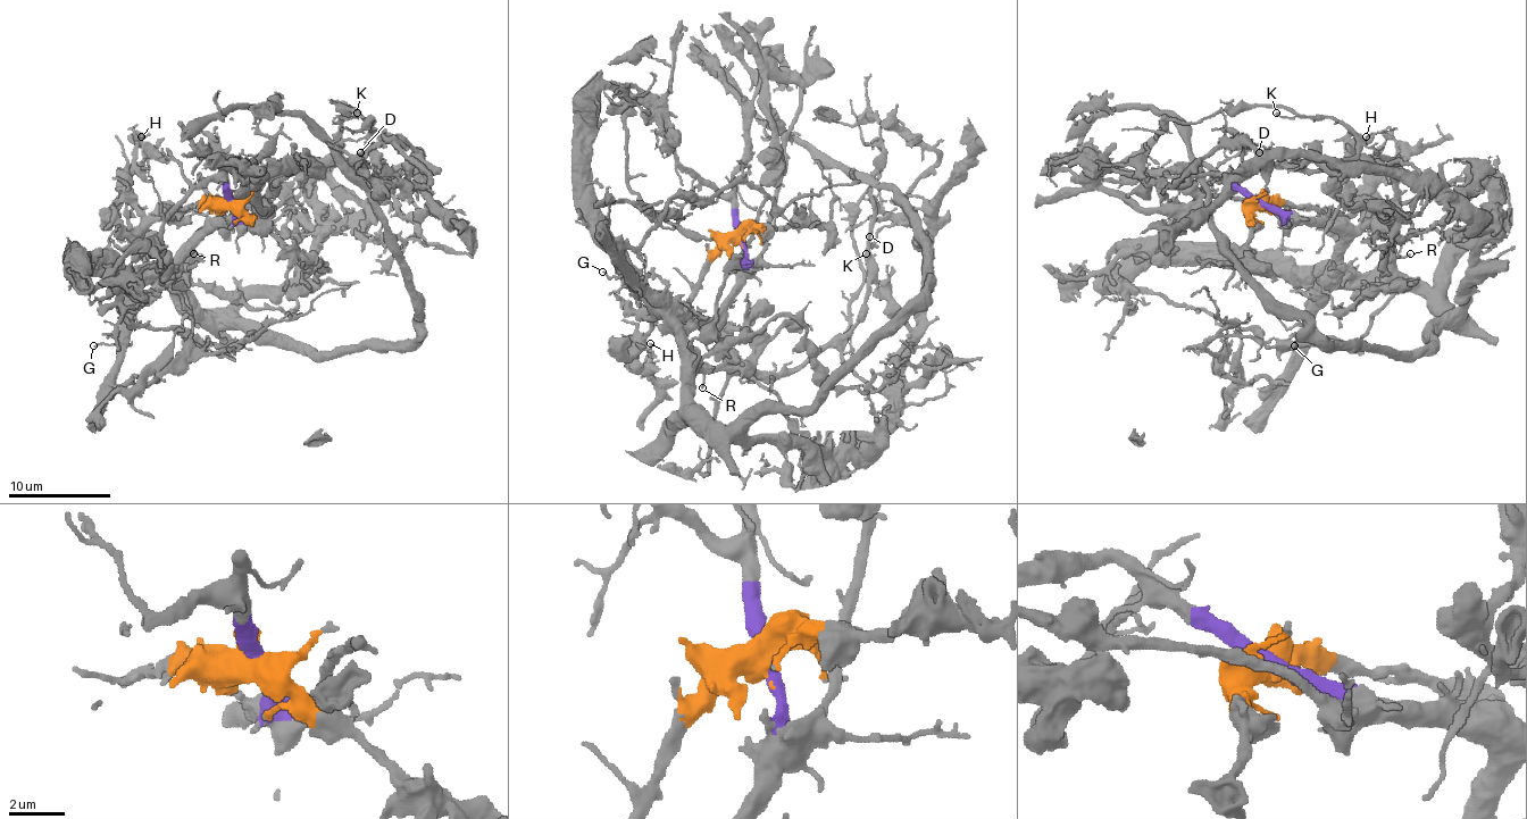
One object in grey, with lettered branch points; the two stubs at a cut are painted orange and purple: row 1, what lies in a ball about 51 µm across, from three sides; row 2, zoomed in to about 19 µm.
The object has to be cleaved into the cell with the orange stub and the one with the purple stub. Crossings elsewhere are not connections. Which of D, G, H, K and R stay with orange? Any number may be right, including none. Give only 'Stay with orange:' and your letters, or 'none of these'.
Stay with orange: D, H, R

